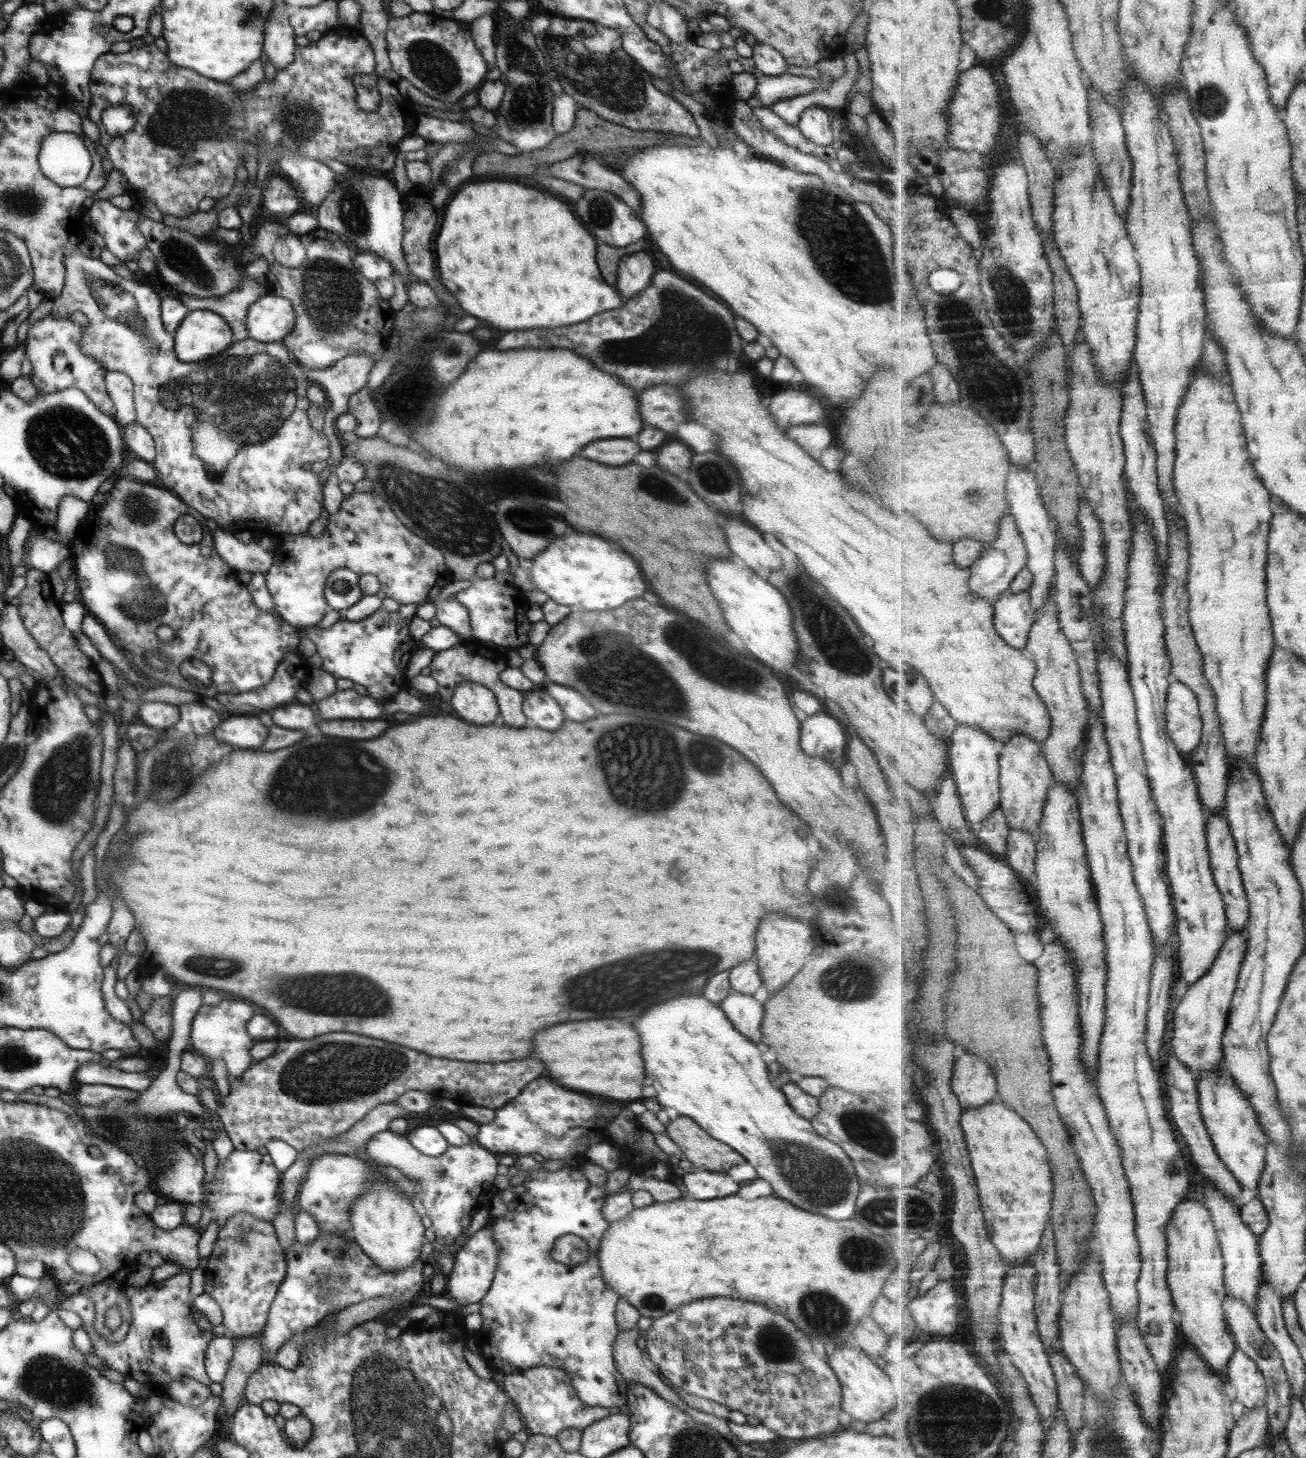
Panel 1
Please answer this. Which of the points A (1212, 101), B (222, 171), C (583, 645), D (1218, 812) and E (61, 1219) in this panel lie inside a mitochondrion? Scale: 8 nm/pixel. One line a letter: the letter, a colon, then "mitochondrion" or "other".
A: mitochondrion
B: other
C: mitochondrion
D: other
E: mitochondrion

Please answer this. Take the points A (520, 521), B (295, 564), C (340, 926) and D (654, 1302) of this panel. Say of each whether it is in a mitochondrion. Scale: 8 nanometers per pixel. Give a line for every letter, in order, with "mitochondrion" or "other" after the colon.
A: other
B: other
C: other
D: mitochondrion

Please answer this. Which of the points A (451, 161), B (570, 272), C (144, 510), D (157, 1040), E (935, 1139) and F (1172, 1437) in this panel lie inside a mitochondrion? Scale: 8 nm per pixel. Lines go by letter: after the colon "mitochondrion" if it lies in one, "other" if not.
A: mitochondrion
B: other
C: mitochondrion
D: other
E: other
F: other

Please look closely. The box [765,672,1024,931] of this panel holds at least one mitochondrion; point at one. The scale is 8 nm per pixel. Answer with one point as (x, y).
(837, 899)

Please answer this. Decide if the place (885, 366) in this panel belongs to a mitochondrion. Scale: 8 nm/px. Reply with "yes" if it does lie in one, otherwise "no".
no

